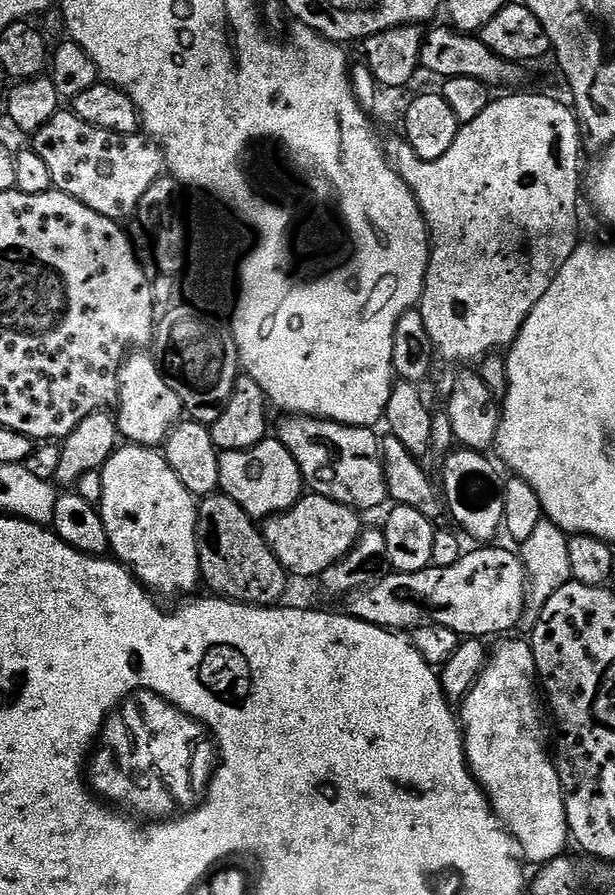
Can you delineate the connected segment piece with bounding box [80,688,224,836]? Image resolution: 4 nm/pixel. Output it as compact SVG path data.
M132 688L132 696L140 696L140 692L144 692L144 696L156 696L156 700L164 700L164 704L172 708L172 712L180 712L184 720L192 720L192 724L196 724L196 728L204 732L204 740L208 740L208 748L212 748L212 768L208 768L208 780L204 780L204 788L196 792L196 800L192 800L192 804L180 804L180 808L172 808L168 816L144 816L144 812L132 812L128 804L120 804L120 800L112 800L112 796L103 796L100 788L92 784L92 760L96 760L96 752L100 752L100 736L104 736L104 728L108 728L108 720L112 720L112 716L104 716L104 720L100 720L100 728L96 728L92 748L84 751L82 771L80 771L80 788L84 788L84 796L88 796L88 800L92 800L96 808L104 808L104 812L112 812L112 816L120 816L124 824L132 824L132 832L136 832L136 836L140 836L140 832L148 836L148 828L168 828L168 824L180 824L180 820L188 820L188 816L196 816L200 808L208 808L208 804L212 804L212 784L216 784L216 776L220 776L220 768L224 768L224 744L220 744L220 736L216 736L216 728L212 728L212 724L208 724L204 716L192 716L192 712L188 712L188 708L180 708L180 704L172 700L172 696L164 696L164 692L156 692L156 688Z

